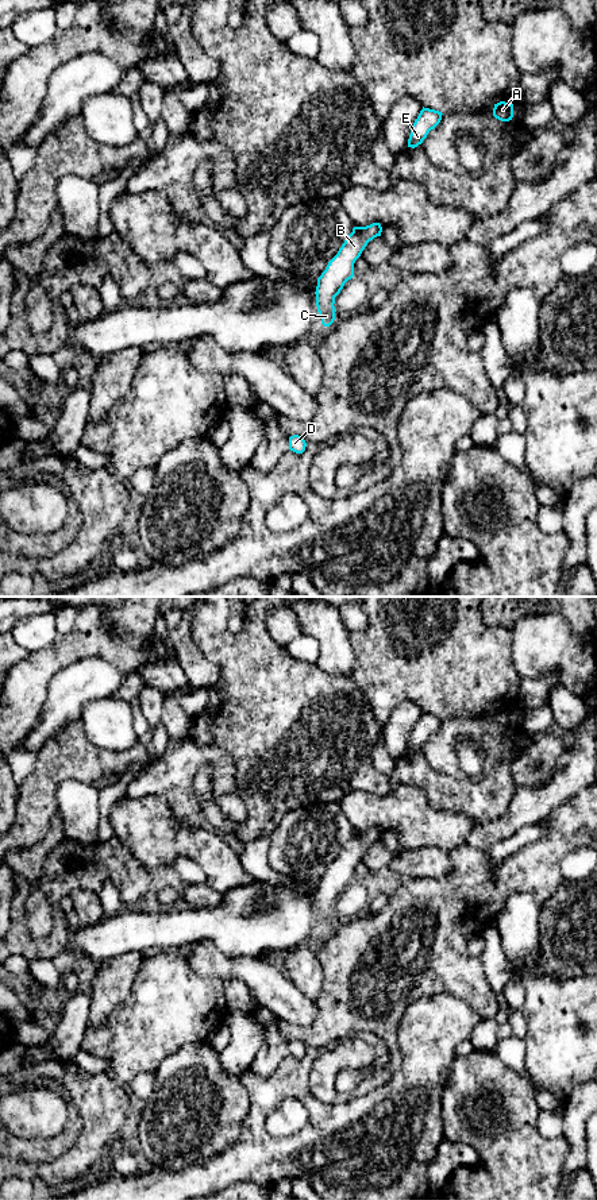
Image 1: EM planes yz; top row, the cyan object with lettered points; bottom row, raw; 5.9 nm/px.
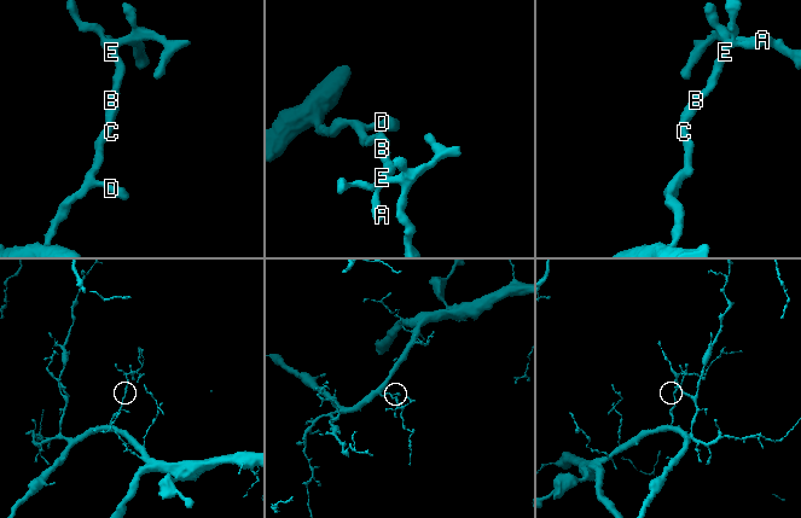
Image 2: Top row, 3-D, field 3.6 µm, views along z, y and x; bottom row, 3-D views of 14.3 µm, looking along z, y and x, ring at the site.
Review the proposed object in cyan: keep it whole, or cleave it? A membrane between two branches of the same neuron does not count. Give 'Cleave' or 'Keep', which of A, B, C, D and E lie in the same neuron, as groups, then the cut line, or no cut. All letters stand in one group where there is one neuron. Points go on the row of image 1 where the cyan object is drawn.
Keep. Groups: A B C D E. No split

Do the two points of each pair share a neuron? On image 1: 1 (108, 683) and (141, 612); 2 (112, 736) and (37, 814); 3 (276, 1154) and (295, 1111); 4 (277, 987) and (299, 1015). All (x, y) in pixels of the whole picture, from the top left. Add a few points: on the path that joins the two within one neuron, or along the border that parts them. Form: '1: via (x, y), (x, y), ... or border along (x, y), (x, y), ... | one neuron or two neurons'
1: border along (84, 659), (101, 658), (122, 671), (146, 664) | two neurons
2: border along (83, 721), (85, 736), (96, 747), (131, 748) | two neurons
3: border along (309, 1116), (288, 1135), (273, 1137), (265, 1129) | two neurons
4: via (280, 994), (295, 1008) | one neuron

